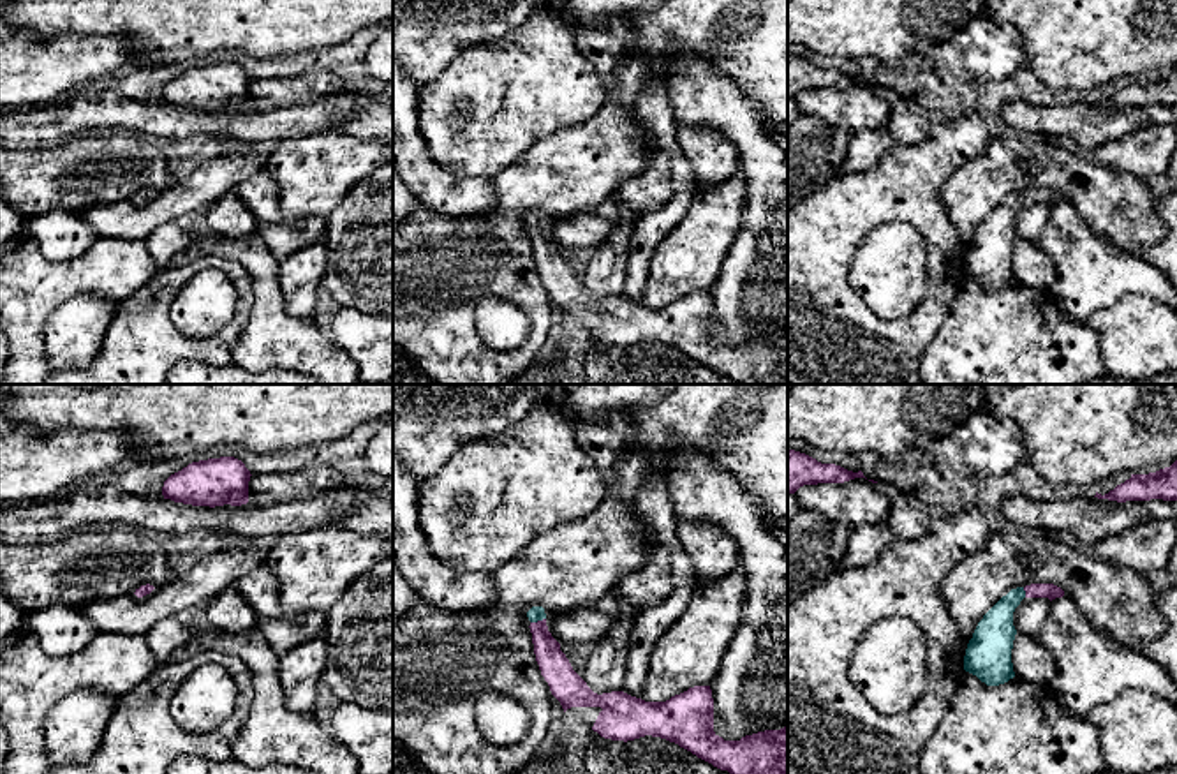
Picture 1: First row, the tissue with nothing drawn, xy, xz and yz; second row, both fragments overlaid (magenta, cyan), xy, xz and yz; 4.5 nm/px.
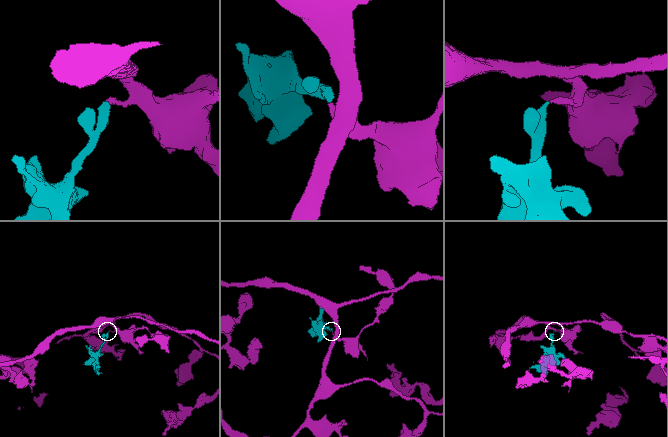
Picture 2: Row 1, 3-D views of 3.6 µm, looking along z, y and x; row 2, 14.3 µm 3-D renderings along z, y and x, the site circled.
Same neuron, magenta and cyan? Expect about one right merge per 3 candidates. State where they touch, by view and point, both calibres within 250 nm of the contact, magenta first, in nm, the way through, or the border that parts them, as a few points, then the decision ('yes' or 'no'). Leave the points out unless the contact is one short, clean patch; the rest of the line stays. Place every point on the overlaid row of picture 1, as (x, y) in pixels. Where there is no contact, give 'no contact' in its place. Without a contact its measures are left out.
contact xz (538, 621); calibres 140 and 70 nm; way xz (555, 669), (541, 639), (538, 621), (534, 614); yes

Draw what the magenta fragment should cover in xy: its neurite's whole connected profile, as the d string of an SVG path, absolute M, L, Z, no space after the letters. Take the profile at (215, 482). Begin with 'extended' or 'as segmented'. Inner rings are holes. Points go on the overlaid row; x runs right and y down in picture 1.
as segmented; M234 457L199 460L171 474L164 481L162 495L192 506L241 506L248 502L250 476Z

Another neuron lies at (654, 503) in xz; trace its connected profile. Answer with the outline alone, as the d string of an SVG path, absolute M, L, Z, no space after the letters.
M652 471L634 495L638 513L654 531L657 543L666 548L673 569L673 592L661 603L634 608L622 691L636 698L647 681L652 647L685 610L698 585L691 559L677 536L680 520L666 483L663 471Z

